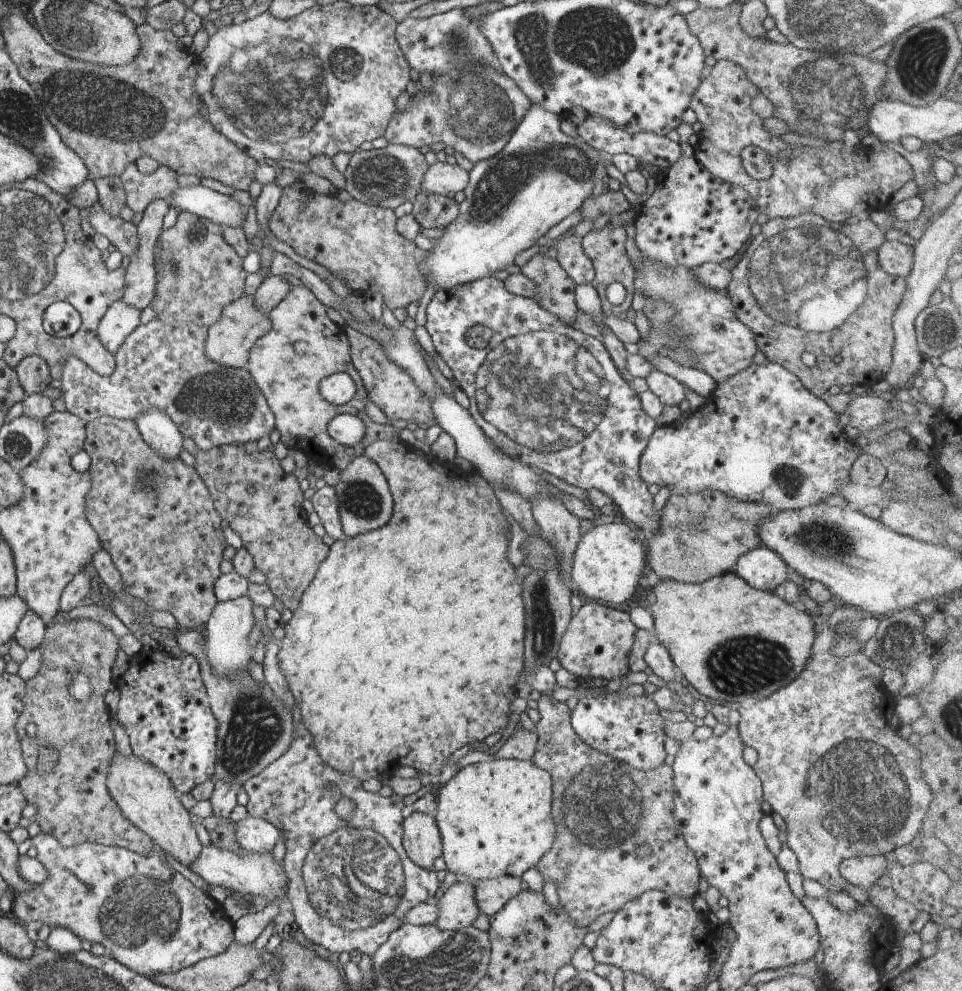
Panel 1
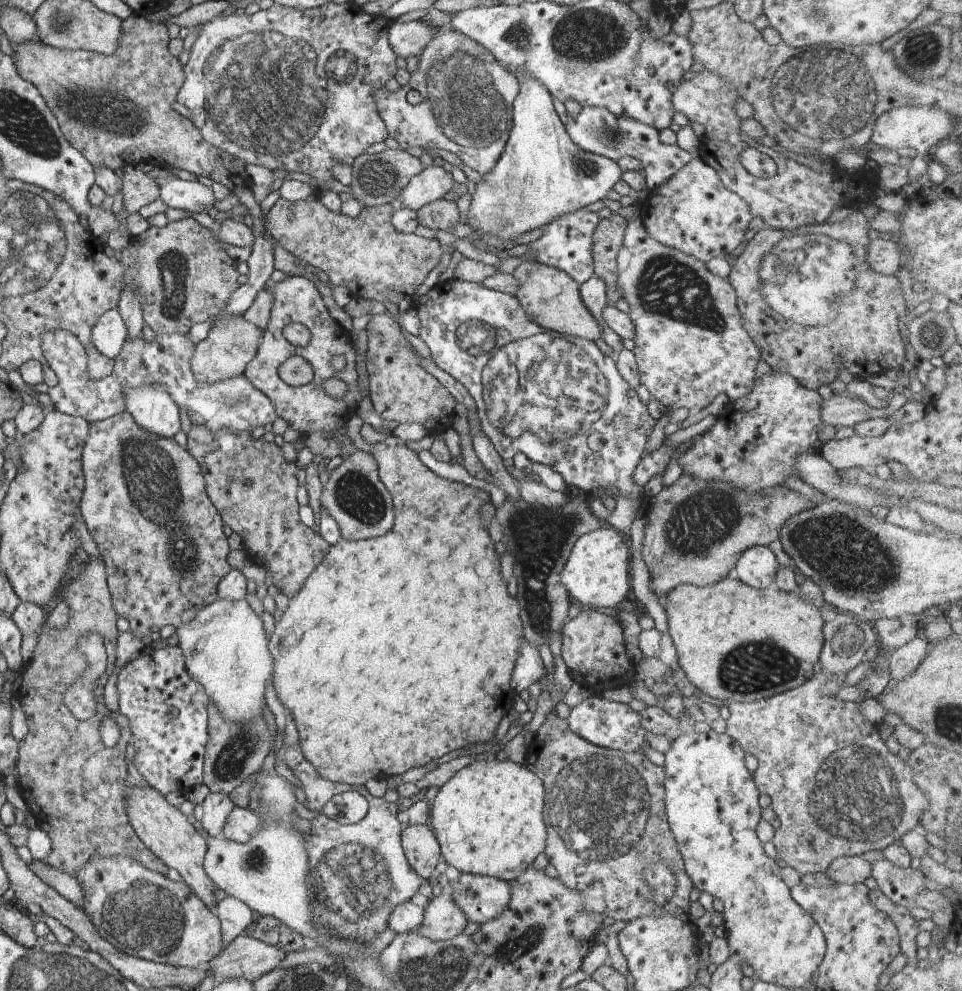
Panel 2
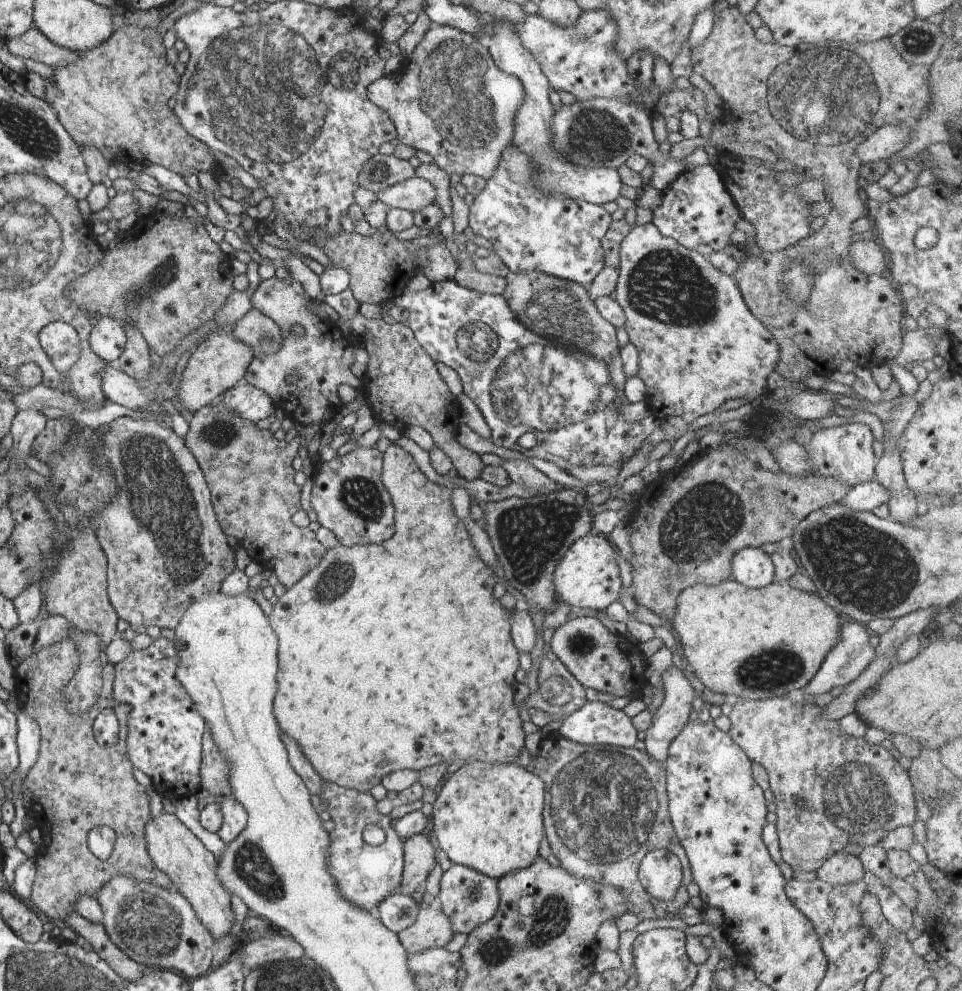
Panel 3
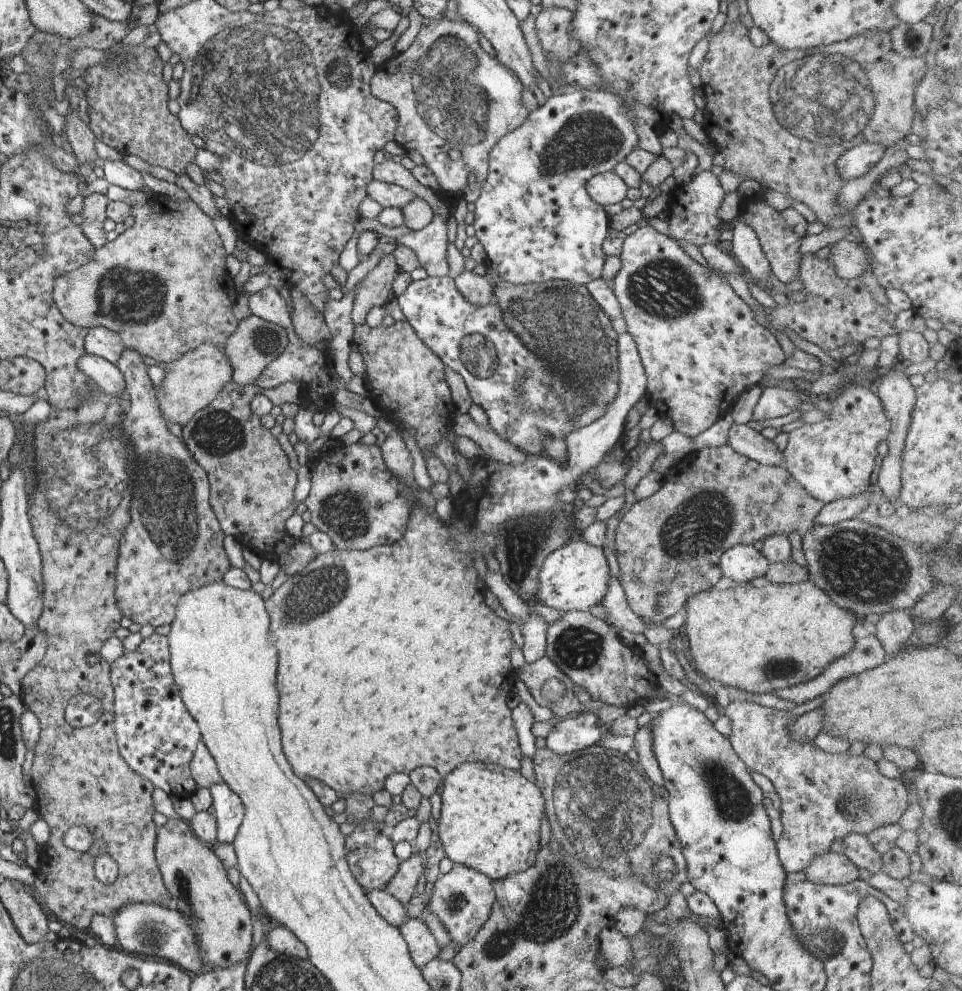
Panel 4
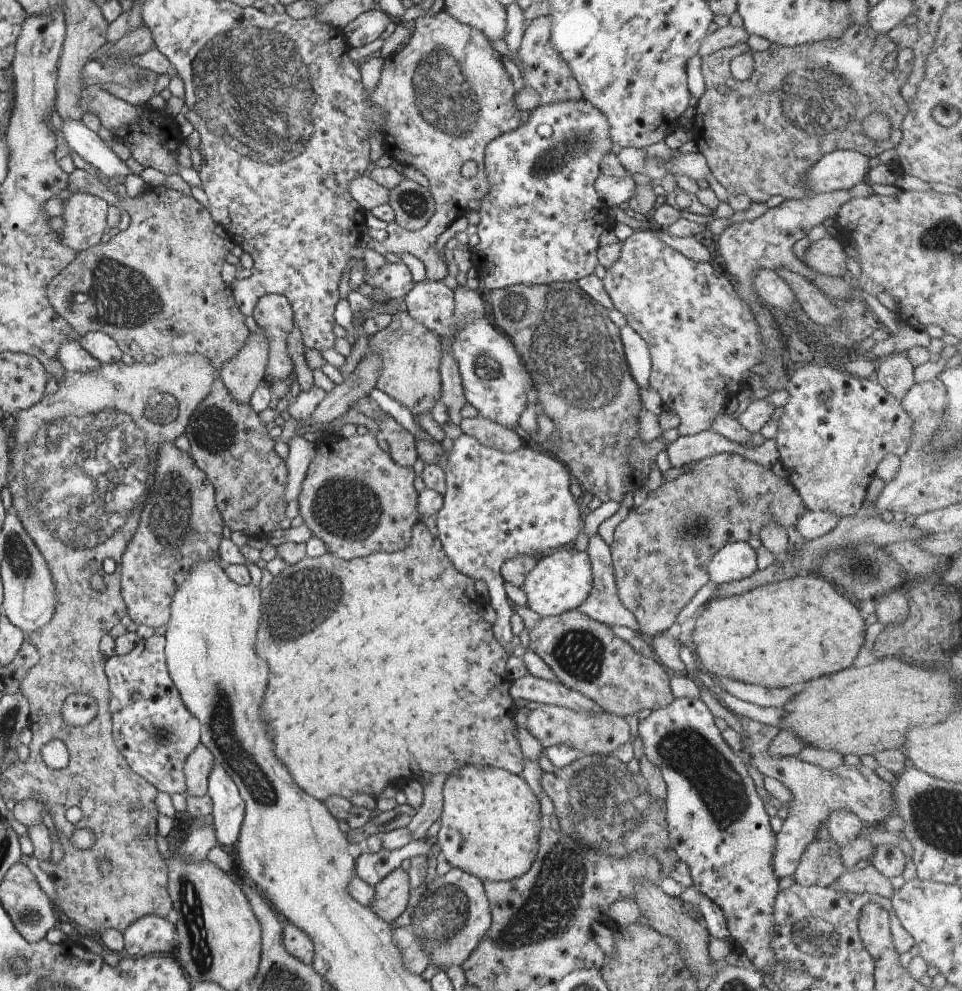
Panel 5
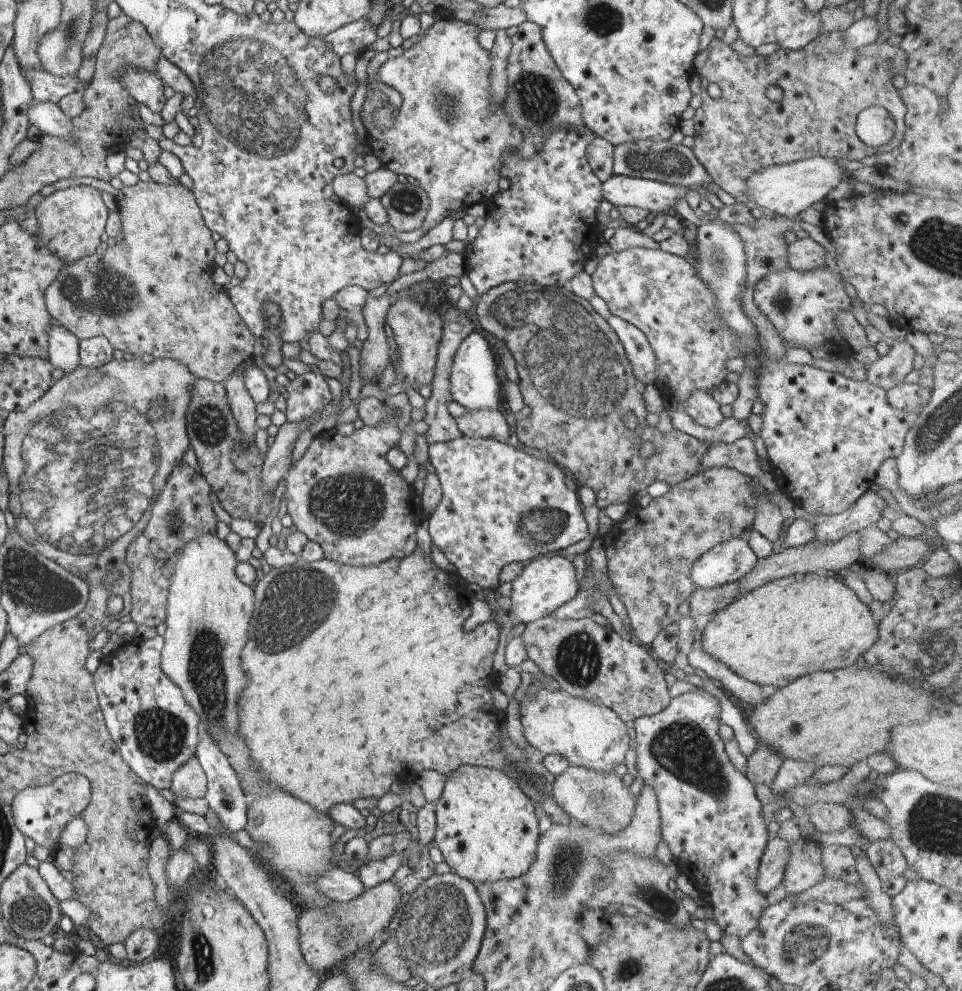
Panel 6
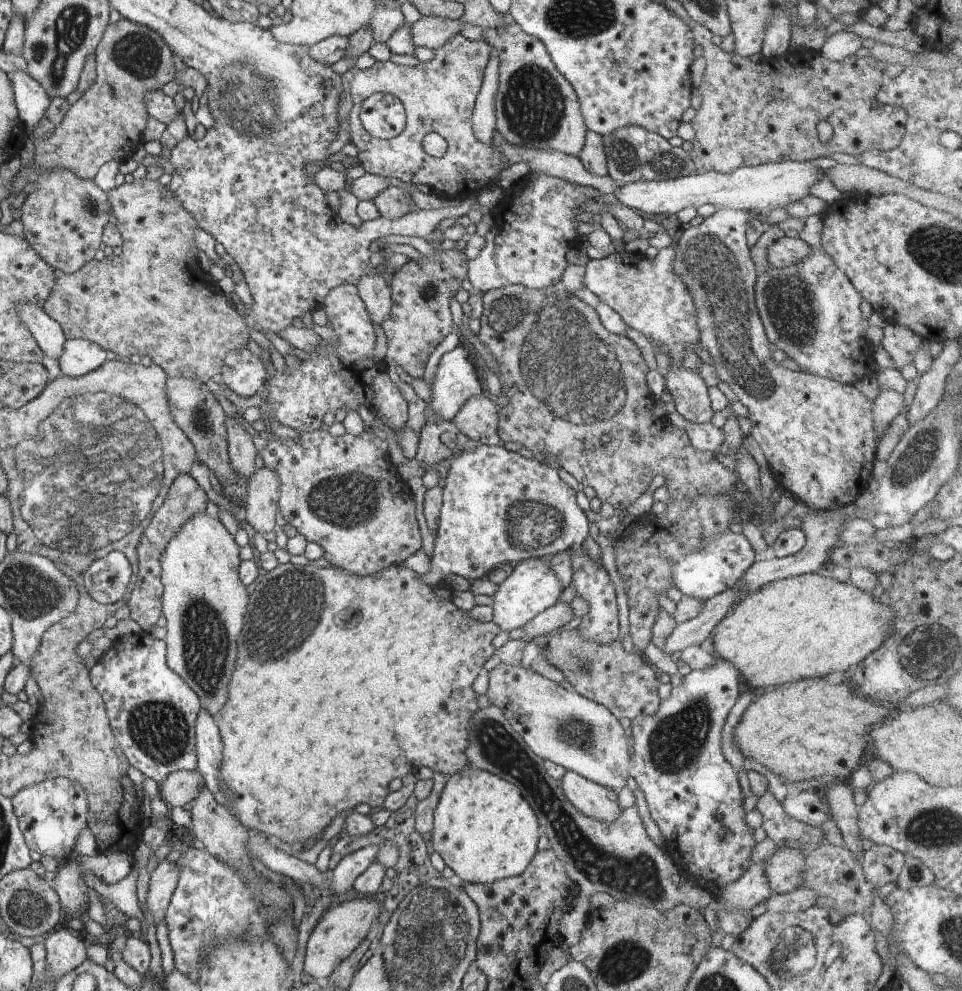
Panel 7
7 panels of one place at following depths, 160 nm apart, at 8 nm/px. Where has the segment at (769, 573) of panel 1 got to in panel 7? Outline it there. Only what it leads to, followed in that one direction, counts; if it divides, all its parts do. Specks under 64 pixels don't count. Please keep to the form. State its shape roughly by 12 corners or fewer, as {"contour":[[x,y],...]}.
{"contour":[[722,532],[671,567],[683,596],[706,602],[755,562],[742,534]]}

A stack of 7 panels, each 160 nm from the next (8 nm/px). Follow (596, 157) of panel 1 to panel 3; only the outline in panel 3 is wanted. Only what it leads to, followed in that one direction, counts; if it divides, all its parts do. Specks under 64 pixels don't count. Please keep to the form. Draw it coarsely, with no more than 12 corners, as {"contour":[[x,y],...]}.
{"contour":[[508,20],[487,41],[520,79],[511,144],[544,193],[602,205],[620,195],[609,166],[584,167],[553,145],[551,86]]}

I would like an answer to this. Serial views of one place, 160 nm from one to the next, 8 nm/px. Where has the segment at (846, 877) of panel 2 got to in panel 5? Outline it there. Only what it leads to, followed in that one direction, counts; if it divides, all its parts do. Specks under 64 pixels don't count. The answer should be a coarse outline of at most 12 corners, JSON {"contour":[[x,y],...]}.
{"contour":[[835,841],[804,850],[794,882],[828,887],[848,872]]}

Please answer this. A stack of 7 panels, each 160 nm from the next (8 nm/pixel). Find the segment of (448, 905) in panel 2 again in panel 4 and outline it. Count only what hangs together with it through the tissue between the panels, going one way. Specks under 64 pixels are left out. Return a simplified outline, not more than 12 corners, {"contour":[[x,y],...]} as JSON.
{"contour":[[421,919],[399,927],[420,970],[441,952]]}

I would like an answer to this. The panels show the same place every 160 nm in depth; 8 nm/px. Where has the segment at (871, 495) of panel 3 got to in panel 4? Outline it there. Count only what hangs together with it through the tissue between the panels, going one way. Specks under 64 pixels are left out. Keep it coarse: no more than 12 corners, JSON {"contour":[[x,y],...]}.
{"contour":[[872,489],[826,503],[815,524],[832,526],[857,517]]}

